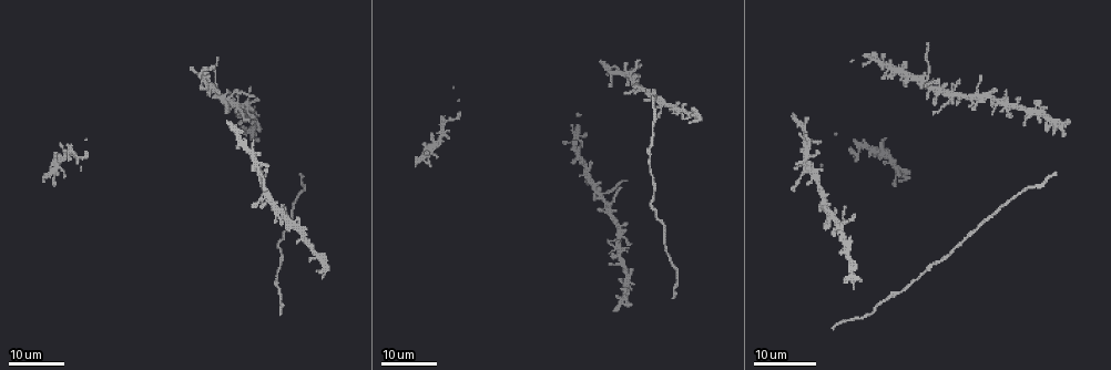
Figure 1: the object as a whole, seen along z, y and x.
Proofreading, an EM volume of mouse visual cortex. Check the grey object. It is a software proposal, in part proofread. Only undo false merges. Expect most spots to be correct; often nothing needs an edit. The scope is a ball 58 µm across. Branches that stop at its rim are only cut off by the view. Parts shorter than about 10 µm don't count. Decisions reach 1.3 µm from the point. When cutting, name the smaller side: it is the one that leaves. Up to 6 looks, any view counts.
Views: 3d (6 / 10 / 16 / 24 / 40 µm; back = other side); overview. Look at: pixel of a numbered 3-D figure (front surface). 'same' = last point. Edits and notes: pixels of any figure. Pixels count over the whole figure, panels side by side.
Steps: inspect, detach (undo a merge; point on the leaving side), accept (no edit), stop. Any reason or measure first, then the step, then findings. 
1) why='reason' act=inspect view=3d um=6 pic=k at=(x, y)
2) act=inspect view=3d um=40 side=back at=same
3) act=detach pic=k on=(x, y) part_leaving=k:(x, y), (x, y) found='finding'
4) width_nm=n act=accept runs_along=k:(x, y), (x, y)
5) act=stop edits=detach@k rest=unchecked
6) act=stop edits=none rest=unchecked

why='a narrow waist' act=inspect view=3d um=16 pic=1 at=(825, 200)

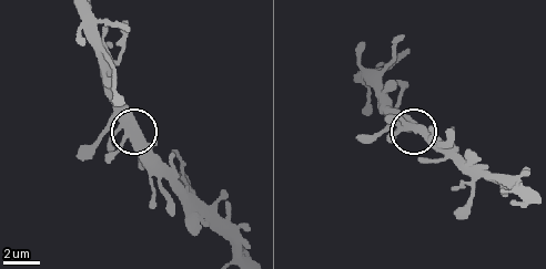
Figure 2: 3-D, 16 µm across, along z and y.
act=inspect view=3d um=6 pic=2 at=(409, 125)

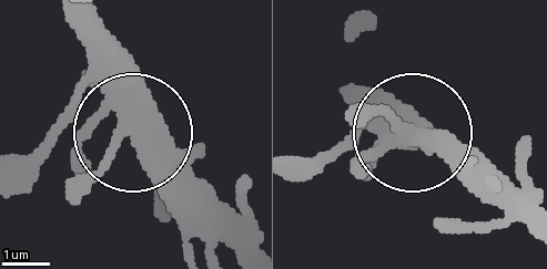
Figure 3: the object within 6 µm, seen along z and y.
act=accept found='continuous, no second neuron'

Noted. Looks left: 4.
why='calibre changes' act=inspect view=3d um=24 pic=1 at=(654, 181)

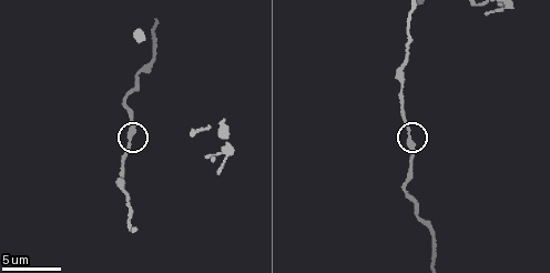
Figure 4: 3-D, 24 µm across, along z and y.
act=inspect view=3d um=6 pic=4 at=(408, 139)

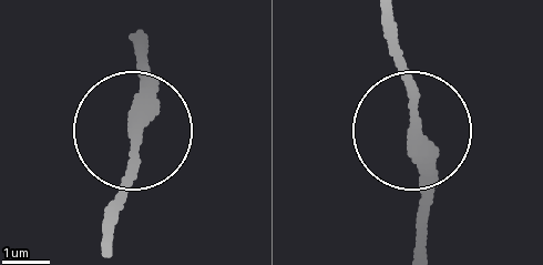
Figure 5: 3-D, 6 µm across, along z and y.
act=accept runs_along=5:(422, 241), (422, 158), (399, 42) found='continuous, no second neuron'

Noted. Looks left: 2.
why='sudden change in width' act=inspect view=3d um=10 pic=4 at=(122, 176)

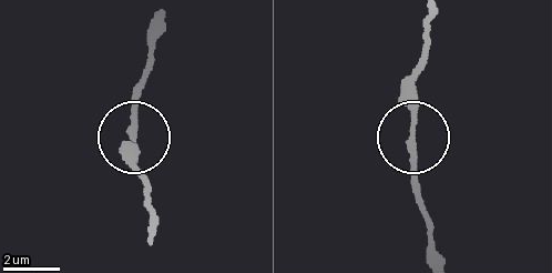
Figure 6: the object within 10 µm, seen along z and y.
act=accept runs_along=6:(436, 258), (414, 171), (414, 73) found='continuous, no second neuron'

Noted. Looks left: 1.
act=stop edits=none rest=unchecked

